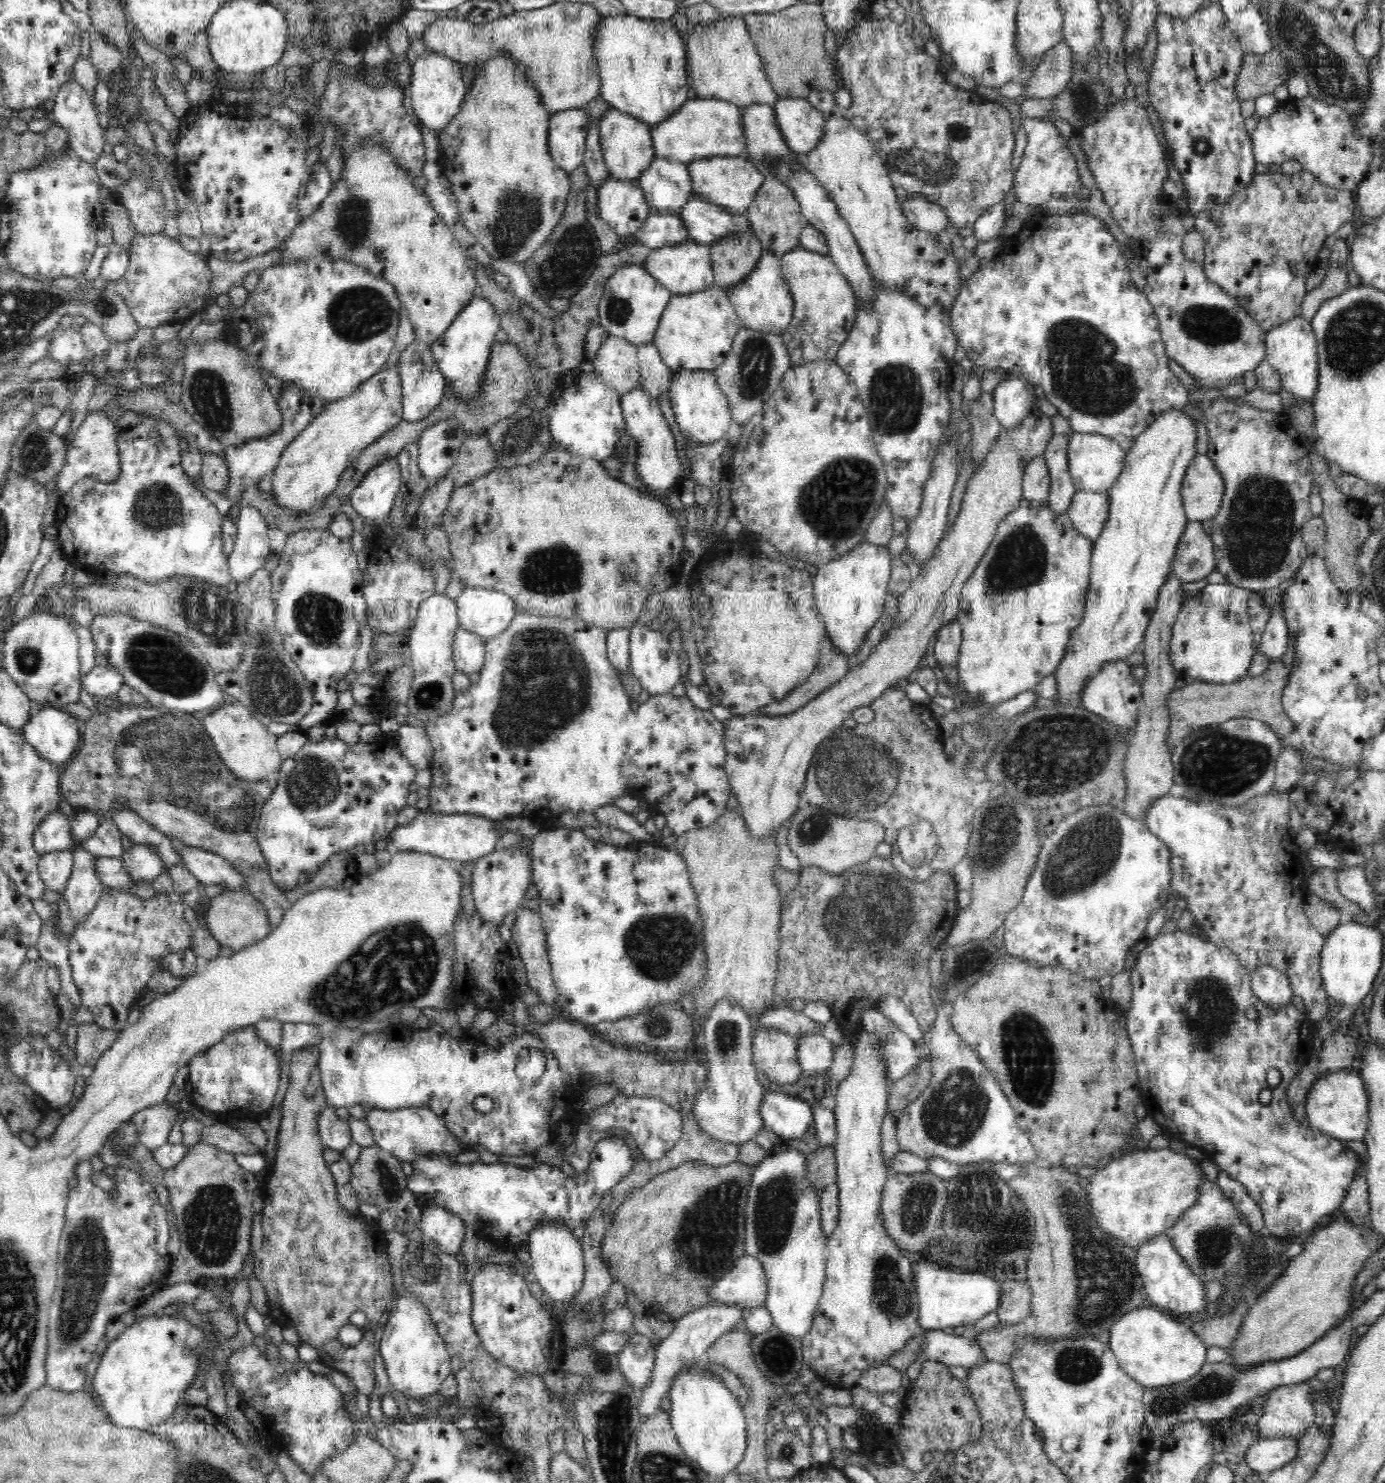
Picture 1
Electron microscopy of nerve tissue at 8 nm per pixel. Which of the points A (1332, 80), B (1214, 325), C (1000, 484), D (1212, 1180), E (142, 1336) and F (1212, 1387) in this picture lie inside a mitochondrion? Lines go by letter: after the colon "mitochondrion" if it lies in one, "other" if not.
A: mitochondrion
B: mitochondrion
C: other
D: other
E: other
F: mitochondrion

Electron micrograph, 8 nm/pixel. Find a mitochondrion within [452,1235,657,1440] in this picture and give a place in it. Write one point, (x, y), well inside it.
(600, 1363)

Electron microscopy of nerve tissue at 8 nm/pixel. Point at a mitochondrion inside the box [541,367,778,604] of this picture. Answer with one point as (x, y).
(625, 455)

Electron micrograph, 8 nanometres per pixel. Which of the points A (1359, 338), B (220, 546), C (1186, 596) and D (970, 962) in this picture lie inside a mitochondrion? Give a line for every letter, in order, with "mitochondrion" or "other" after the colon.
A: mitochondrion
B: other
C: other
D: mitochondrion

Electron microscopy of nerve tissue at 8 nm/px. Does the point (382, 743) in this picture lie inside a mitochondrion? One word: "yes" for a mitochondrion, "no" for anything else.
no

